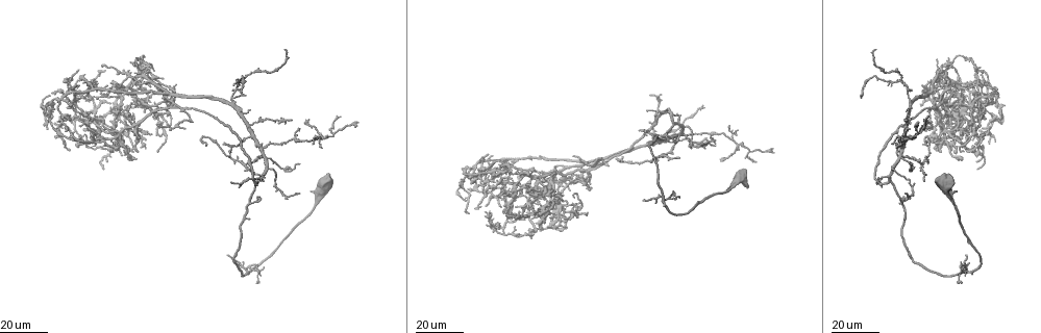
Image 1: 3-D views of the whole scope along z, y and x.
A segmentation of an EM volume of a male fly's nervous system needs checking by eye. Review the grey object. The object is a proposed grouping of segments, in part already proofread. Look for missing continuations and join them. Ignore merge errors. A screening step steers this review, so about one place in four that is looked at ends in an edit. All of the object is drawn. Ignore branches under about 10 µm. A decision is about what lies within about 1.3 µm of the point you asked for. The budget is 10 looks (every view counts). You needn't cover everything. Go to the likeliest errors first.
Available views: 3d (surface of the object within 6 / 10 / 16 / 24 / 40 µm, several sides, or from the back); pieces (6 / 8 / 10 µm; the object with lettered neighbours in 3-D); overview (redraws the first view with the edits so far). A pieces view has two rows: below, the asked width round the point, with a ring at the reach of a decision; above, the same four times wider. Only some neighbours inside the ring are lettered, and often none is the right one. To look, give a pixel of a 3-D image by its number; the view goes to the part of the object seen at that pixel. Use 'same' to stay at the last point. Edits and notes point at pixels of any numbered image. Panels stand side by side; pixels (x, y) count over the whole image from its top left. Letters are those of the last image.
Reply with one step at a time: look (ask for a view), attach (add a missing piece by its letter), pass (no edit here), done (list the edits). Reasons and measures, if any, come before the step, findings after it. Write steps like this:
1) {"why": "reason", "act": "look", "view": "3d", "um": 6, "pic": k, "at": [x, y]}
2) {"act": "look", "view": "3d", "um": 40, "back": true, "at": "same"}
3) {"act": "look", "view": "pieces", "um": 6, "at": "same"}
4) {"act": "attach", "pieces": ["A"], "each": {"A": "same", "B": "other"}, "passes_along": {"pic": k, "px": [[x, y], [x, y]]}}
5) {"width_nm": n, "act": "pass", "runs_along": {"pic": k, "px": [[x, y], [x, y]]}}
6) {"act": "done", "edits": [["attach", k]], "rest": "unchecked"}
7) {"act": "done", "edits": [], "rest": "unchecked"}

{"why": "an open end", "act": "look", "view": "3d", "um": 24, "pic": 1, "at": [300, 127]}

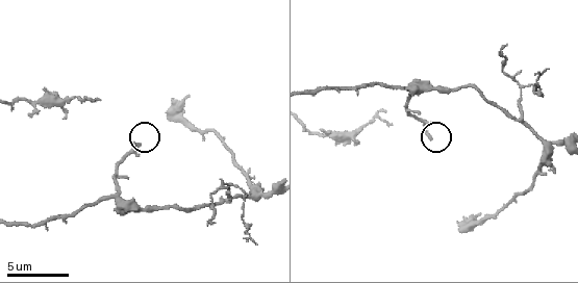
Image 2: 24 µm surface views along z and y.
{"act": "look", "view": "pieces", "um": 10, "pic": 2, "at": [138, 145]}

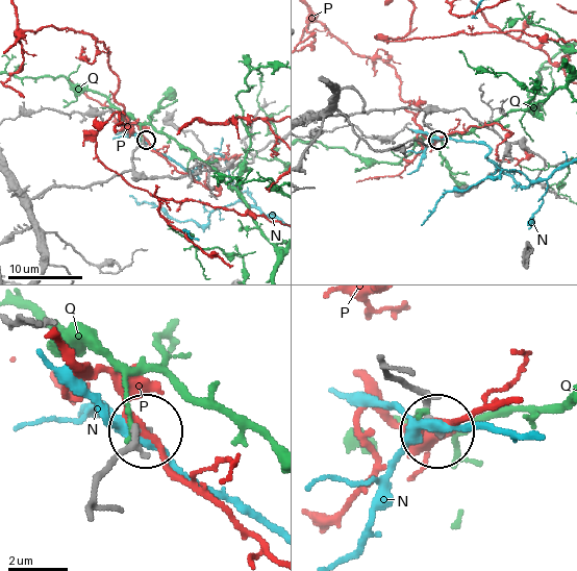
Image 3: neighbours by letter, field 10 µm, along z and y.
{"act": "pass", "each": {"N": "other", "P": "other", "Q": "other"}, "runs_along": {"pic": 3, "px": [[93, 500], [141, 432]]}, "found": "no lettered piece goes on from it"}

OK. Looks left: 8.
{"why": "thin end", "act": "look", "view": "3d", "um": 16, "pic": 1, "at": [714, 139]}

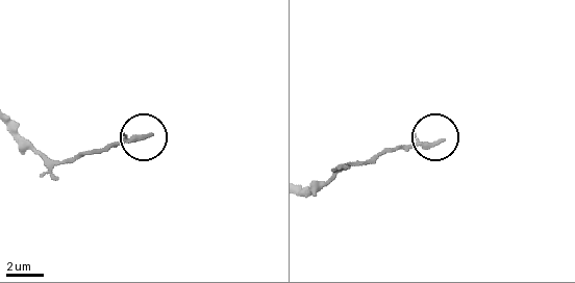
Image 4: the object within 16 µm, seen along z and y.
{"why": "see the neighbours", "act": "look", "view": "pieces", "um": 6, "pic": 4, "at": [149, 136]}

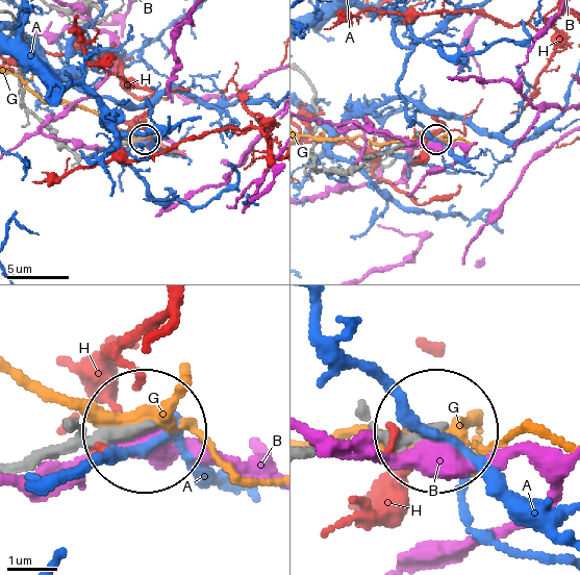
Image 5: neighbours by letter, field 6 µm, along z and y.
{"act": "pass", "each": {"A": "other", "B": "other", "G": "other", "H": "other"}, "runs_along": {"pic": 5, "px": [[308, 454], [429, 433]]}, "found": "no lettered piece goes on from it"}

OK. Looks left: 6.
{"why": "branch stops here", "act": "look", "view": "3d", "um": 16, "pic": 1, "at": [123, 85]}

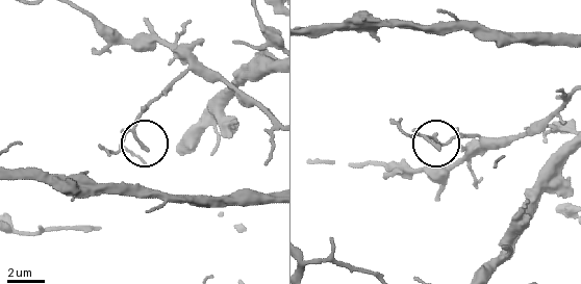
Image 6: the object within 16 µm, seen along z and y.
{"act": "look", "view": "pieces", "um": 6, "pic": 6, "at": [438, 145]}

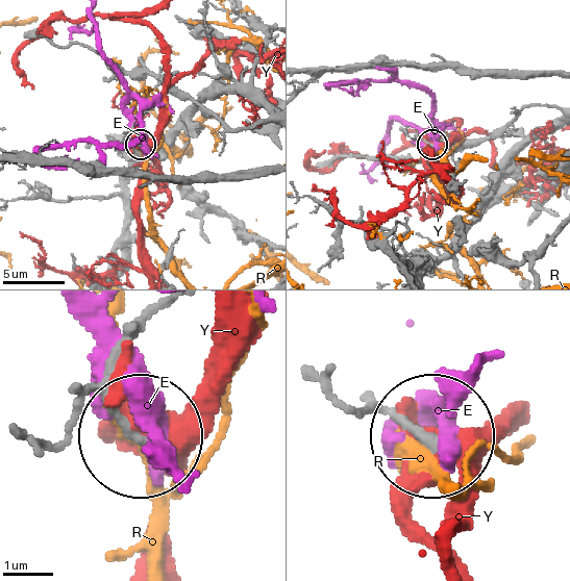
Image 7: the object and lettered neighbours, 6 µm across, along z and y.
{"act": "pass", "each": {"E": "other", "R": "other", "Y": "other"}, "runs_along": {"pic": 7, "px": [[560, 108], [528, 104], [485, 140], [423, 139], [430, 144]]}, "found": "no lettered piece goes on from it"}

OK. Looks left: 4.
{"why": "long arm stops here", "act": "look", "view": "3d", "um": 16, "pic": 1, "at": [71, 148]}

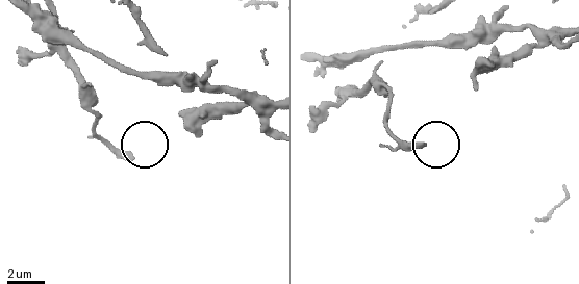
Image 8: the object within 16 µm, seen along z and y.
{"act": "look", "view": "pieces", "um": 6, "pic": 8, "at": [131, 156]}

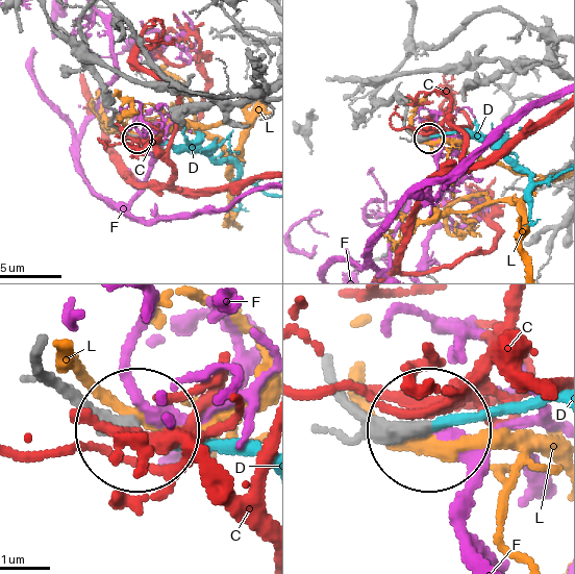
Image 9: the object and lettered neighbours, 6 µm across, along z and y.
{"act": "attach", "pieces": ["D"], "each": {"C": "other", "D": "same", "F": "other", "L": "other"}, "passes_along": {"pic": 9, "px": [[406, 118], [413, 134], [469, 129], [534, 181], [556, 176]]}, "found": "it goes on there"}

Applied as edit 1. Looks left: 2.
{"why": "thin end", "act": "look", "view": "3d", "um": 16, "pic": 1, "at": [1001, 118]}

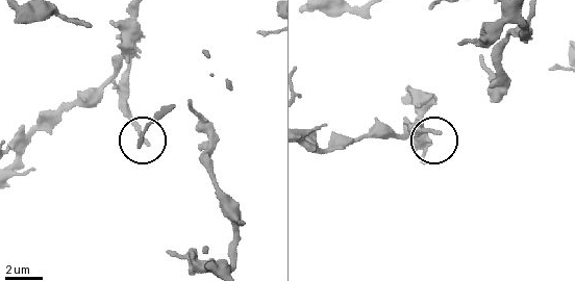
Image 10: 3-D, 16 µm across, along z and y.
{"act": "look", "view": "pieces", "um": 6, "pic": 10, "at": [436, 130]}

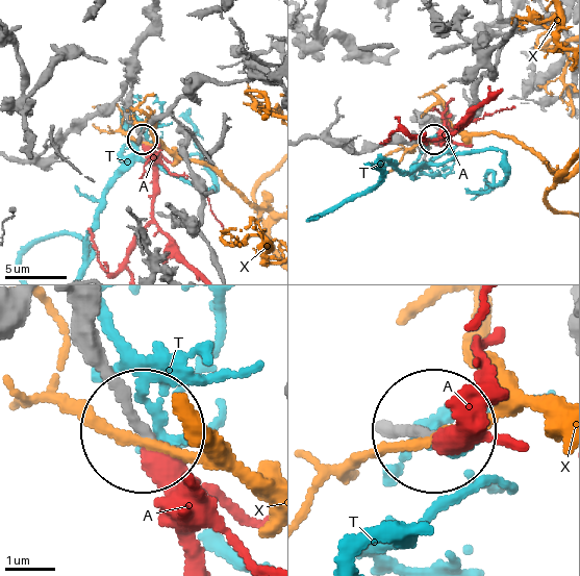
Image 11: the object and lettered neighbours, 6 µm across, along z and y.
{"width_nm": 160, "act": "attach", "pieces": ["A"], "each": {"A": "same", "T": "other", "X": "other"}, "passes_along": {"pic": 11, "px": [[89, 314], [97, 372], [151, 450], [184, 558]]}, "found": "it goes on there"}

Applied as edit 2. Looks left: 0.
{"act": "done", "edits": [["attach", 9], ["attach", 11]], "rest": "unchecked"}

